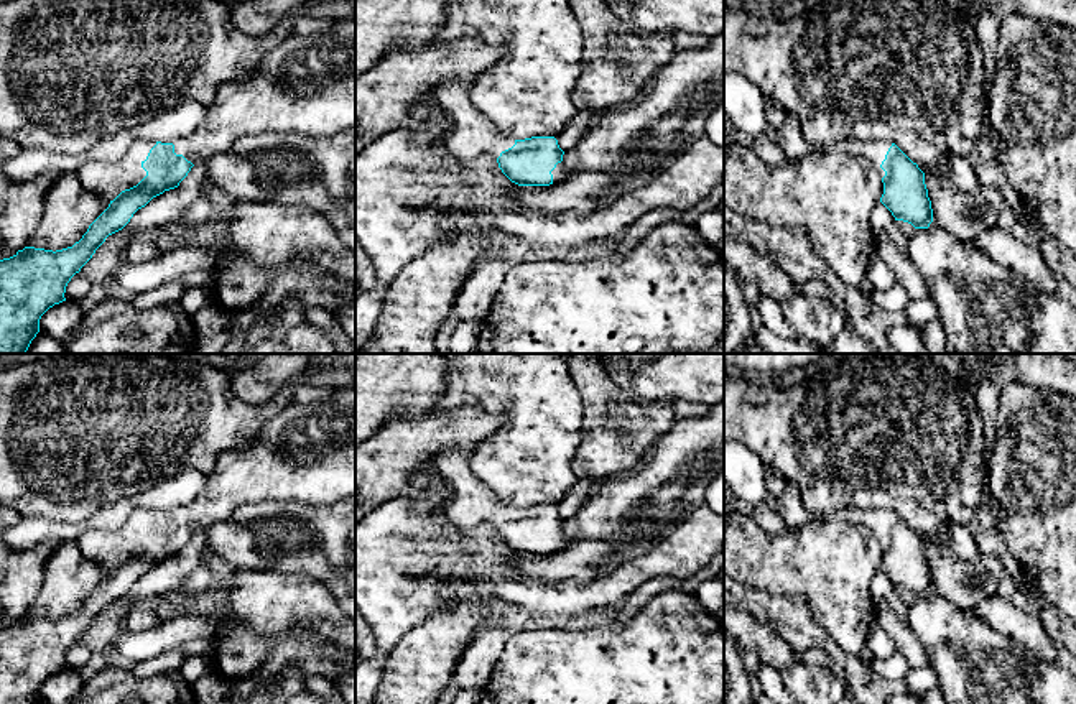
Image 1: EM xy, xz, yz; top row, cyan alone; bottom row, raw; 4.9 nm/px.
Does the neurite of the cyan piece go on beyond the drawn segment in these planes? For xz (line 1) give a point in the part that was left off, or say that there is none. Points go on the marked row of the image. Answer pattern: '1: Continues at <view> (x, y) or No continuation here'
1: Continues at xz (473, 135)

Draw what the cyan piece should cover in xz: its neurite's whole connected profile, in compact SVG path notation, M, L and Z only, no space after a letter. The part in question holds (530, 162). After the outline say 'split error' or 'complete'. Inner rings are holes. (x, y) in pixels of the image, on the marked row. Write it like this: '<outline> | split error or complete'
M474 77L454 79L438 89L438 102L451 117L446 153L459 163L495 158L502 173L518 186L550 186L569 171L558 137L513 140L502 135L471 100Z | split error

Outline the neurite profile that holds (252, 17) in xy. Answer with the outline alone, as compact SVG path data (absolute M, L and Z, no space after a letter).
M232 0L232 23L248 36L268 35L280 20L306 0Z

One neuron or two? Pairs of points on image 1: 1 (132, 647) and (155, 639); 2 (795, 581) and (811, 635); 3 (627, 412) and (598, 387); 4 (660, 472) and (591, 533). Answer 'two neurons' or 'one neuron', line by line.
1: one neuron
2: two neurons
3: one neuron
4: one neuron

